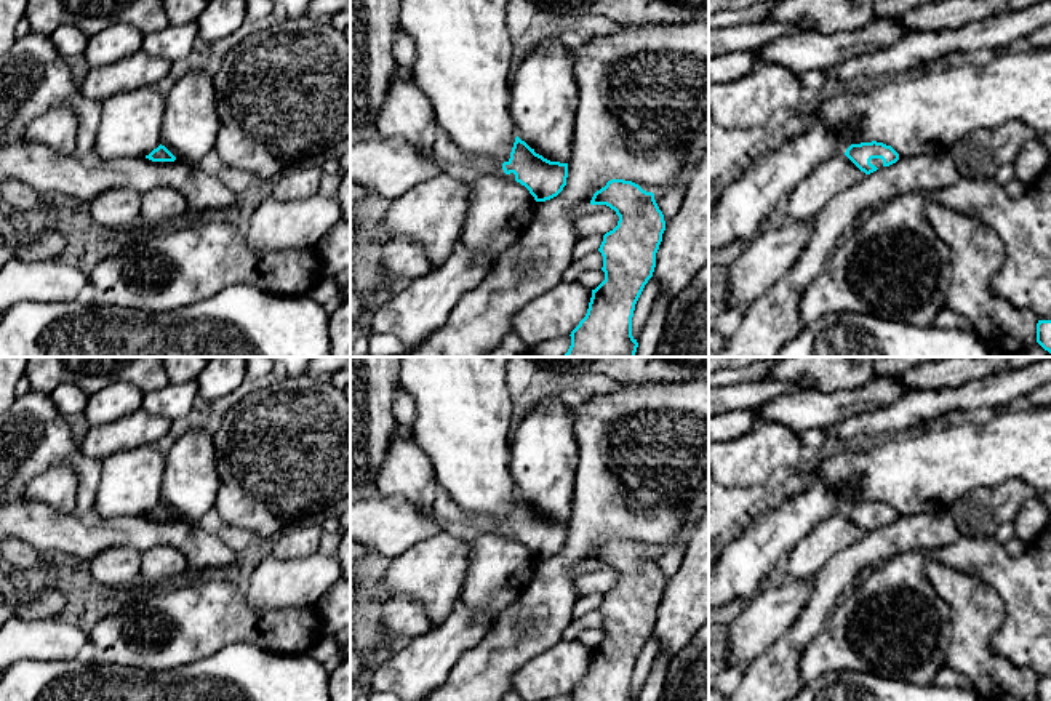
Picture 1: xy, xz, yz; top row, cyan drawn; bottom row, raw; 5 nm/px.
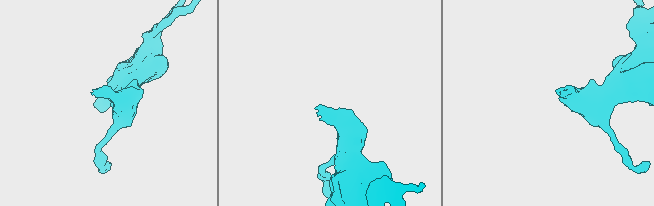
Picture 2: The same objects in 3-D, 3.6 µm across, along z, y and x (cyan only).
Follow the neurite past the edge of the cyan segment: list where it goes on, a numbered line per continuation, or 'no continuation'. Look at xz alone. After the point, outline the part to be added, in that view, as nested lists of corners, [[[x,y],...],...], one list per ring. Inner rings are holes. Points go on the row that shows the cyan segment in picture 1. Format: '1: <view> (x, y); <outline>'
1: xz (447, 154); [[[438,130],[432,157],[443,173],[448,173],[466,182],[482,174],[496,174],[515,179],[515,174],[506,174],[502,165],[488,158],[469,157],[459,150],[450,134]]]

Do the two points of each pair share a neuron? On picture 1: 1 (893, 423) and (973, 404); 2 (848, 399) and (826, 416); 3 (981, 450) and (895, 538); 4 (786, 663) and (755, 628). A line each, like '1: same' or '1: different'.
1: same
2: same
3: different
4: different

